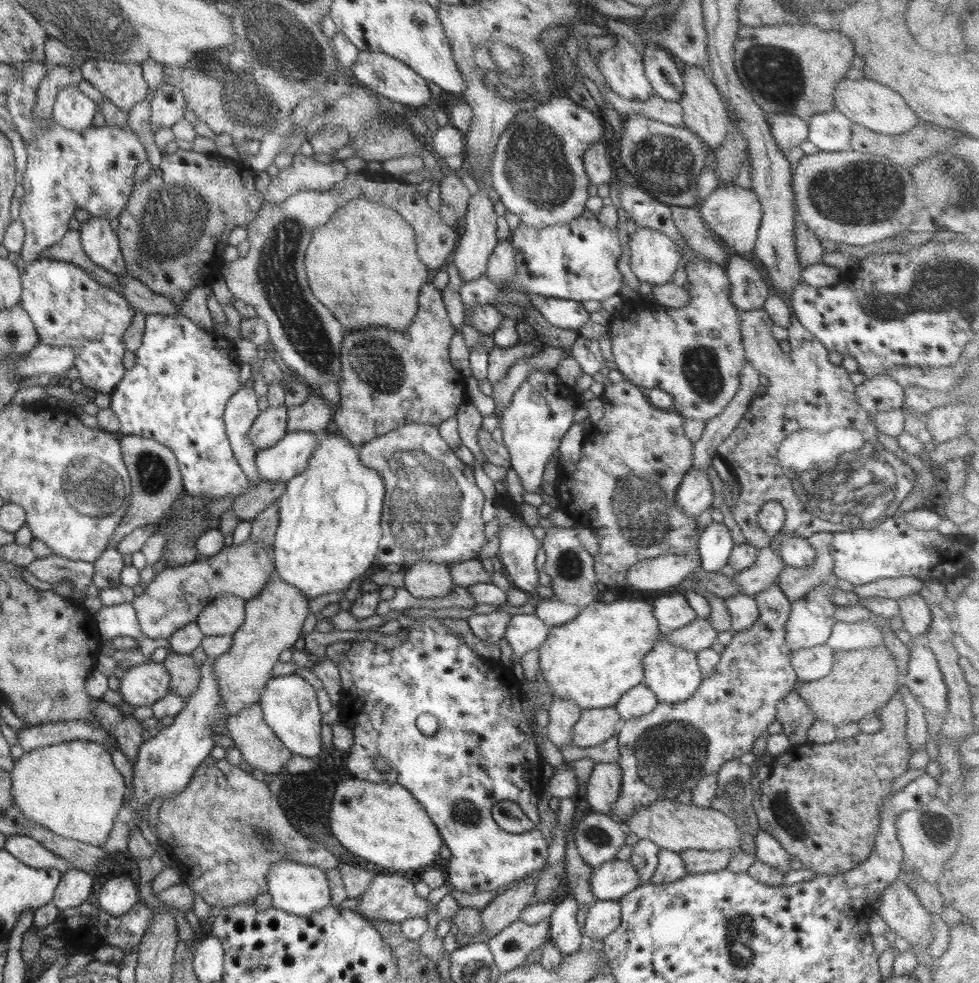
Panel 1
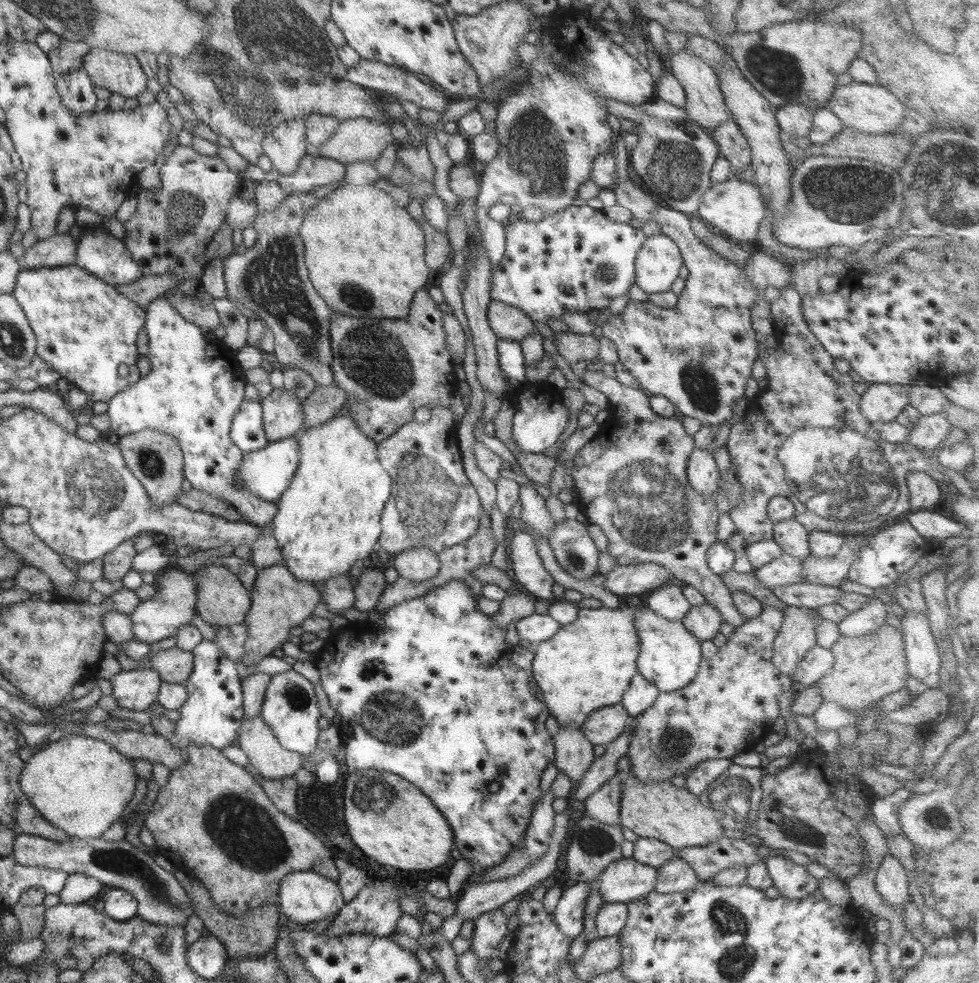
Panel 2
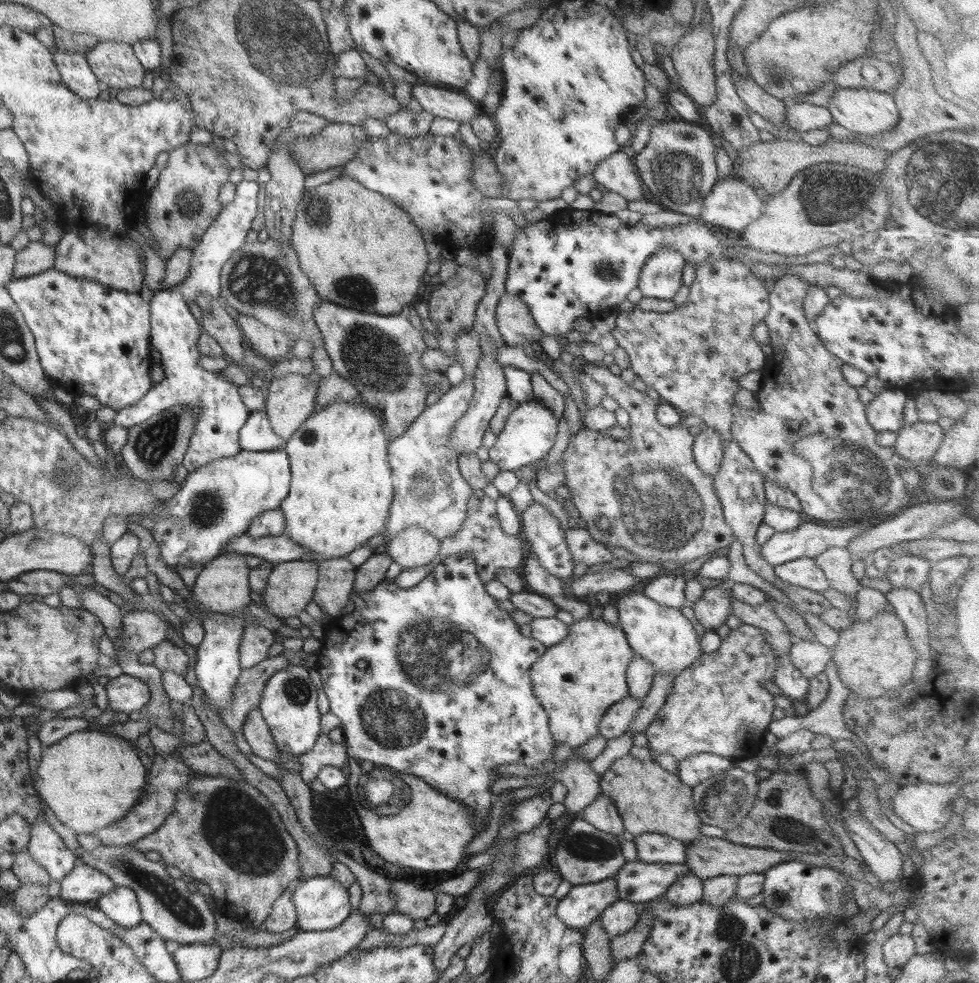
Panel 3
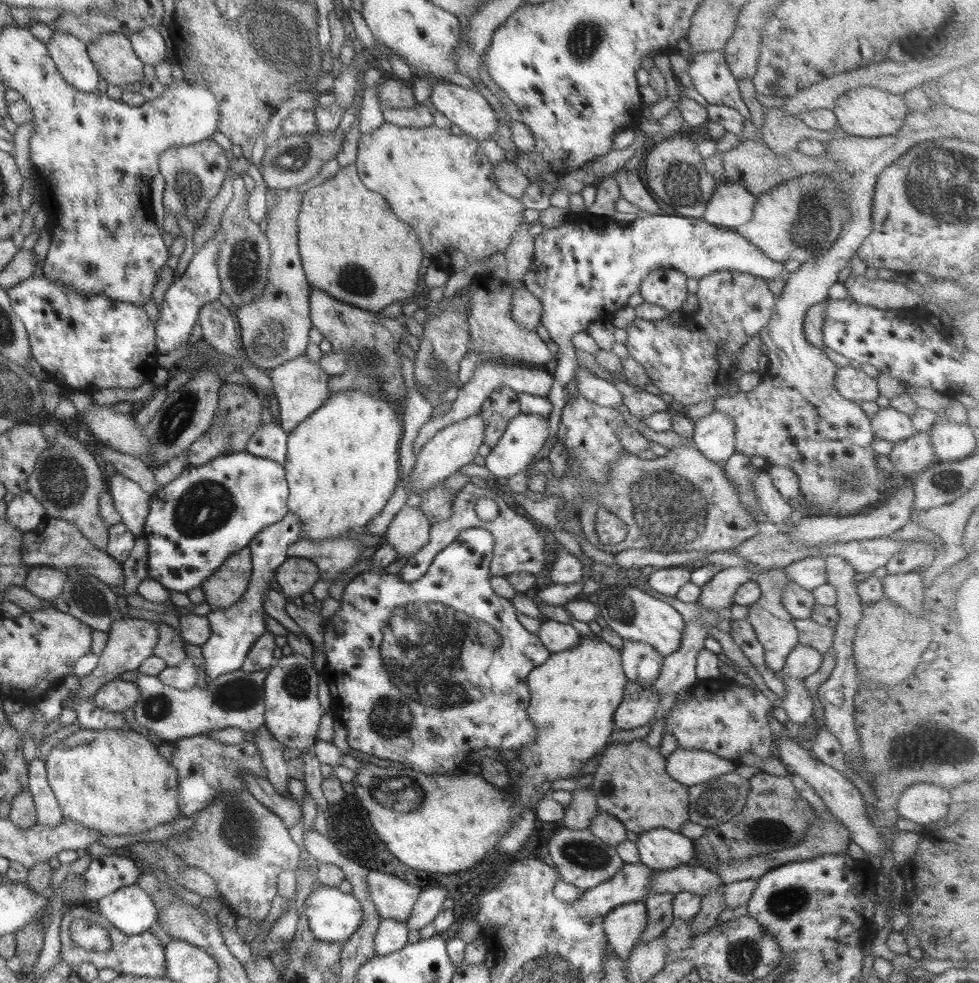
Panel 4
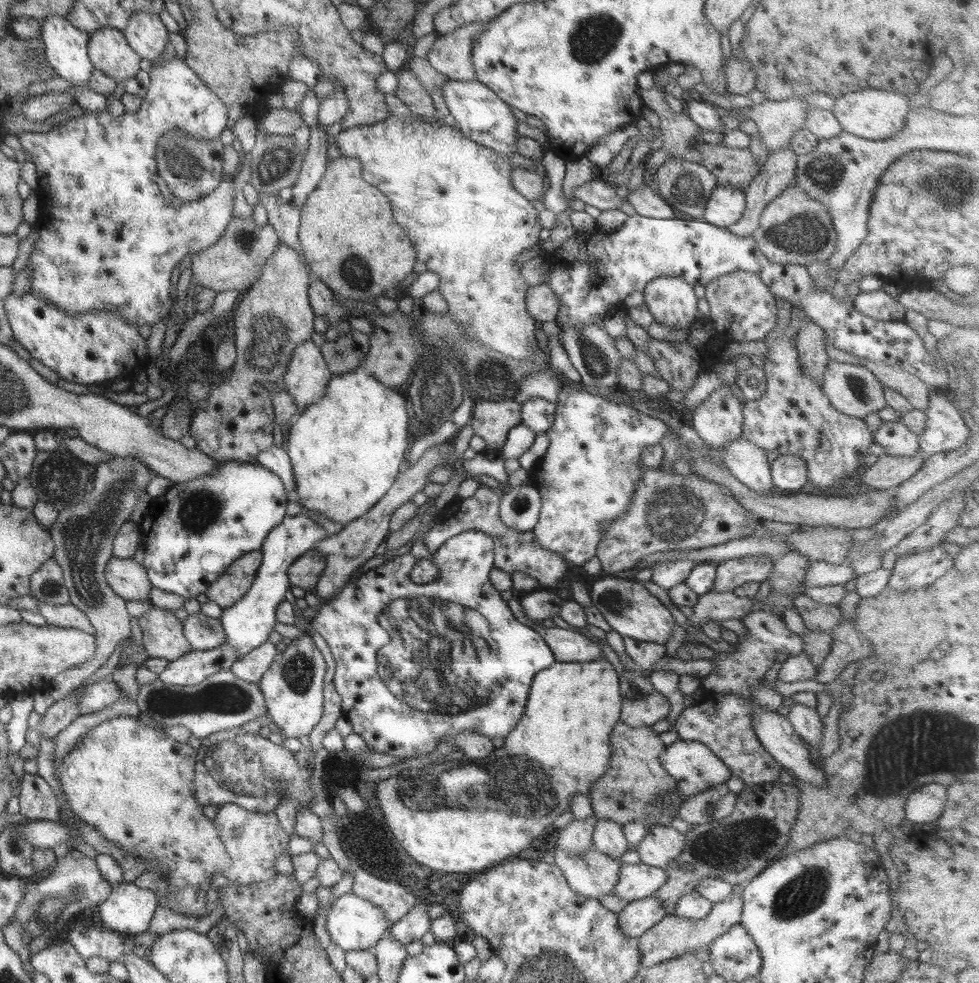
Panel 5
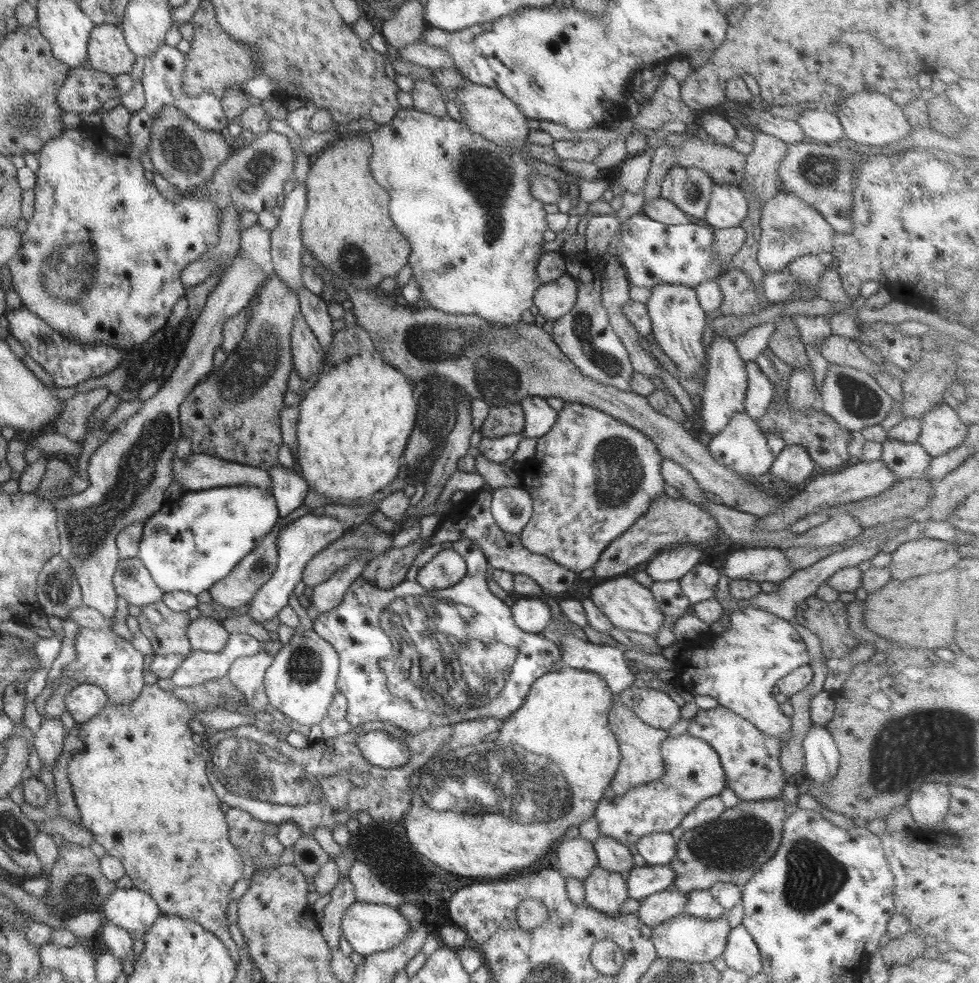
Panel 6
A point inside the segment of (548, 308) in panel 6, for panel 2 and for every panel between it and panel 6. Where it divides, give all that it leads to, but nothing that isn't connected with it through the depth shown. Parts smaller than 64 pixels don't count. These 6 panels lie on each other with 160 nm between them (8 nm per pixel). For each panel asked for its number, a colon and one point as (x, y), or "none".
2: (508, 322)
3: (516, 325)
4: (526, 309)
5: (543, 304)

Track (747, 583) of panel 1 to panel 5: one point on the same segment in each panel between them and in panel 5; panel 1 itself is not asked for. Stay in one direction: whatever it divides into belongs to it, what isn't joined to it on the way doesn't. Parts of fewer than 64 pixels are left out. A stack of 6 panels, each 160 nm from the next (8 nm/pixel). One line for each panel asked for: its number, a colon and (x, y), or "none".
2: (785, 570)
3: (804, 572)
4: (810, 572)
5: (819, 573)

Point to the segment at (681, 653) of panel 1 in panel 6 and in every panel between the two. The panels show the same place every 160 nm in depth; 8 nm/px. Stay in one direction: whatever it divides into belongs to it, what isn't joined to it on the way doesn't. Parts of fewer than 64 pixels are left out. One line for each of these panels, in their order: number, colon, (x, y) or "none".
2: (670, 656)
3: (664, 637)
4: (636, 616)
5: (629, 608)
6: (630, 606)

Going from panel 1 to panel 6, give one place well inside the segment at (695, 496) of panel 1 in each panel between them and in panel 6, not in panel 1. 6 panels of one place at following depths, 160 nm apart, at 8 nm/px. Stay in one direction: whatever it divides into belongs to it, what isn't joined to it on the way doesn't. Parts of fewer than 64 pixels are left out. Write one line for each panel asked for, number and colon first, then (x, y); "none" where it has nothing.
2: (703, 475)
3: (707, 447)
4: (713, 436)
5: (718, 420)
6: (723, 396)

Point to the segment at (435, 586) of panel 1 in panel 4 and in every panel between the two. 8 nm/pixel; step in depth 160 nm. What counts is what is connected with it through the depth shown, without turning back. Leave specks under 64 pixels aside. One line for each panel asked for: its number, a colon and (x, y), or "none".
2: (416, 564)
3: (413, 546)
4: (409, 530)

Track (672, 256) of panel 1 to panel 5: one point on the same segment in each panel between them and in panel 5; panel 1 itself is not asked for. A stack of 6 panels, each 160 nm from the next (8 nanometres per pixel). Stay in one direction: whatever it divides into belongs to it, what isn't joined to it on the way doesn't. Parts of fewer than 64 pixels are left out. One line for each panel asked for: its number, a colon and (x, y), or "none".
2: (659, 261)
3: (661, 277)
4: (665, 287)
5: (672, 301)

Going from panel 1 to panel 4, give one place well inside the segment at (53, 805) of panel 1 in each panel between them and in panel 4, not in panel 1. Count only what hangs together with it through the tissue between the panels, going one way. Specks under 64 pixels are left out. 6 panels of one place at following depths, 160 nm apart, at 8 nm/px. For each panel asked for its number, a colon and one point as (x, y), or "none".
2: (81, 785)
3: (89, 780)
4: (114, 781)

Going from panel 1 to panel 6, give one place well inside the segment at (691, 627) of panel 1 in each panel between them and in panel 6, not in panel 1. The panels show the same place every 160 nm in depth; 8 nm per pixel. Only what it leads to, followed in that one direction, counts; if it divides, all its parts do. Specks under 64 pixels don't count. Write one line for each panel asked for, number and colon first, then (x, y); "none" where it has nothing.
2: (703, 622)
3: (712, 610)
4: (717, 594)
5: (737, 571)
6: (761, 565)

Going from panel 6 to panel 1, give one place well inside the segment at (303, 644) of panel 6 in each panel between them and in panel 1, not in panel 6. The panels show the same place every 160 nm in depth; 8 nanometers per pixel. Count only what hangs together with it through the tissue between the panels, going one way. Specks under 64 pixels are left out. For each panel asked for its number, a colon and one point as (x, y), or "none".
1: (289, 704)
2: (290, 706)
3: (288, 704)
4: (292, 713)
5: (293, 686)

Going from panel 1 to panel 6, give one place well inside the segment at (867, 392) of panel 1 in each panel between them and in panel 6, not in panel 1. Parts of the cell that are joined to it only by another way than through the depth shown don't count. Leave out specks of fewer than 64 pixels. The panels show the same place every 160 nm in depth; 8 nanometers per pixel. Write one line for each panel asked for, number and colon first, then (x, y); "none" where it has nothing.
2: (881, 402)
3: (885, 413)
4: (889, 424)
5: (896, 439)
6: (906, 460)

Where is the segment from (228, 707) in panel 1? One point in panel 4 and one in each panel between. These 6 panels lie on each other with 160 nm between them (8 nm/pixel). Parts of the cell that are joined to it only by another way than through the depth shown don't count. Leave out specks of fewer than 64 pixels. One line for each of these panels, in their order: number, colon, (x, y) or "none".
2: (279, 602)
3: (290, 587)
4: (296, 575)

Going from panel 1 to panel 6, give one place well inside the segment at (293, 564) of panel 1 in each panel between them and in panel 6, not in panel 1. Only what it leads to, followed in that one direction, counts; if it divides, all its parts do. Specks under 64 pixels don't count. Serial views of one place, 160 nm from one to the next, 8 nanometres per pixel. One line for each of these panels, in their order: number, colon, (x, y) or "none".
2: (330, 516)
3: (341, 491)
4: (342, 465)
5: (346, 450)
6: (354, 423)

